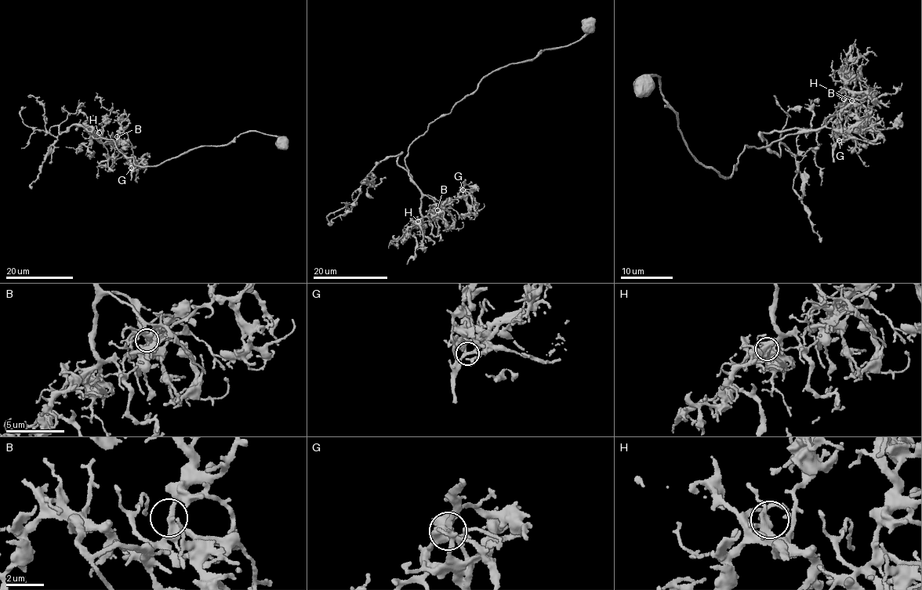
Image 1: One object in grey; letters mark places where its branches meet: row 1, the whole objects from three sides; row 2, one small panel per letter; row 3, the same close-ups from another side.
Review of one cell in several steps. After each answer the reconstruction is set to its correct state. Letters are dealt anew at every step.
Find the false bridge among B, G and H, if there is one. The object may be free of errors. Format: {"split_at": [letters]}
{"split_at": ["G"]}

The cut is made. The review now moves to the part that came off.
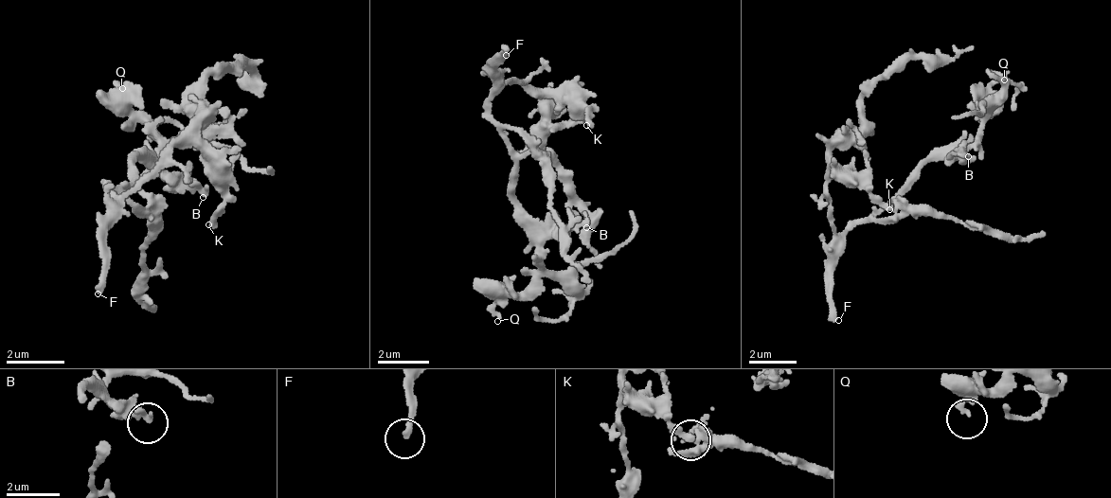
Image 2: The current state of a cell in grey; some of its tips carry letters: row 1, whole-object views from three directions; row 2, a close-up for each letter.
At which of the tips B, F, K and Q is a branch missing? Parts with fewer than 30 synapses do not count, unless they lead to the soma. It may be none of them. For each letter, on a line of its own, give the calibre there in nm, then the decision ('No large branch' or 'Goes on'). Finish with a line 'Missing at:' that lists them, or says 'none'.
B: Thickness 240 nm. No large branch
F: Thickness 240 nm. Goes on
K: Thickness 240 nm. No large branch
Q: Thickness 180 nm. No large branch
Missing at: F

